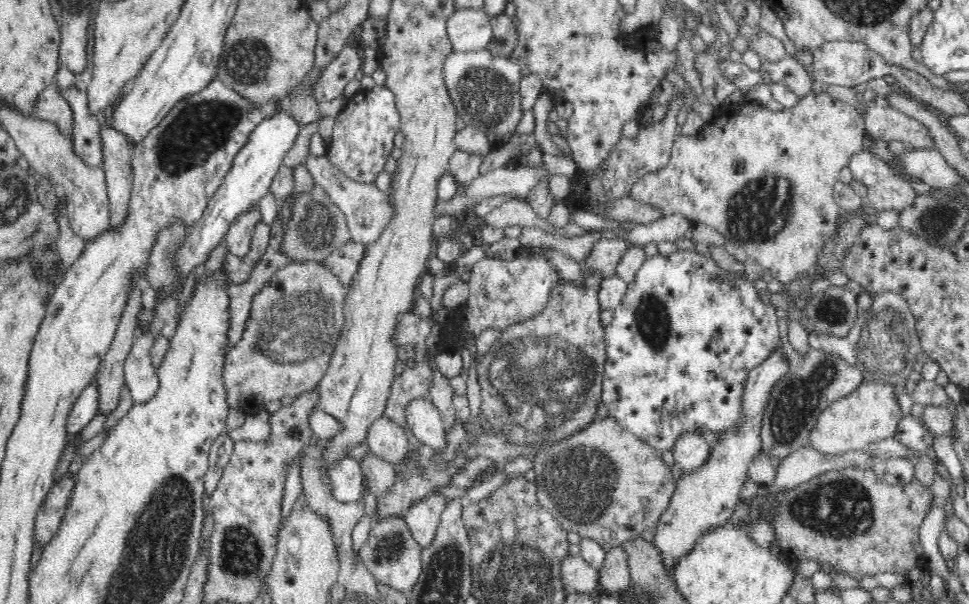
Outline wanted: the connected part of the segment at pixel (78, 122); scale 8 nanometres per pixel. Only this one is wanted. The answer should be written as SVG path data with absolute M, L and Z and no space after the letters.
M55 84L54 86L58 88L58 92L66 99L66 103L68 103L70 109L72 109L72 137L75 151L78 153L78 156L82 157L83 162L89 166L102 167L103 150L100 134L102 119L90 113L85 91L78 90L76 86L71 86L67 89L60 88Z

